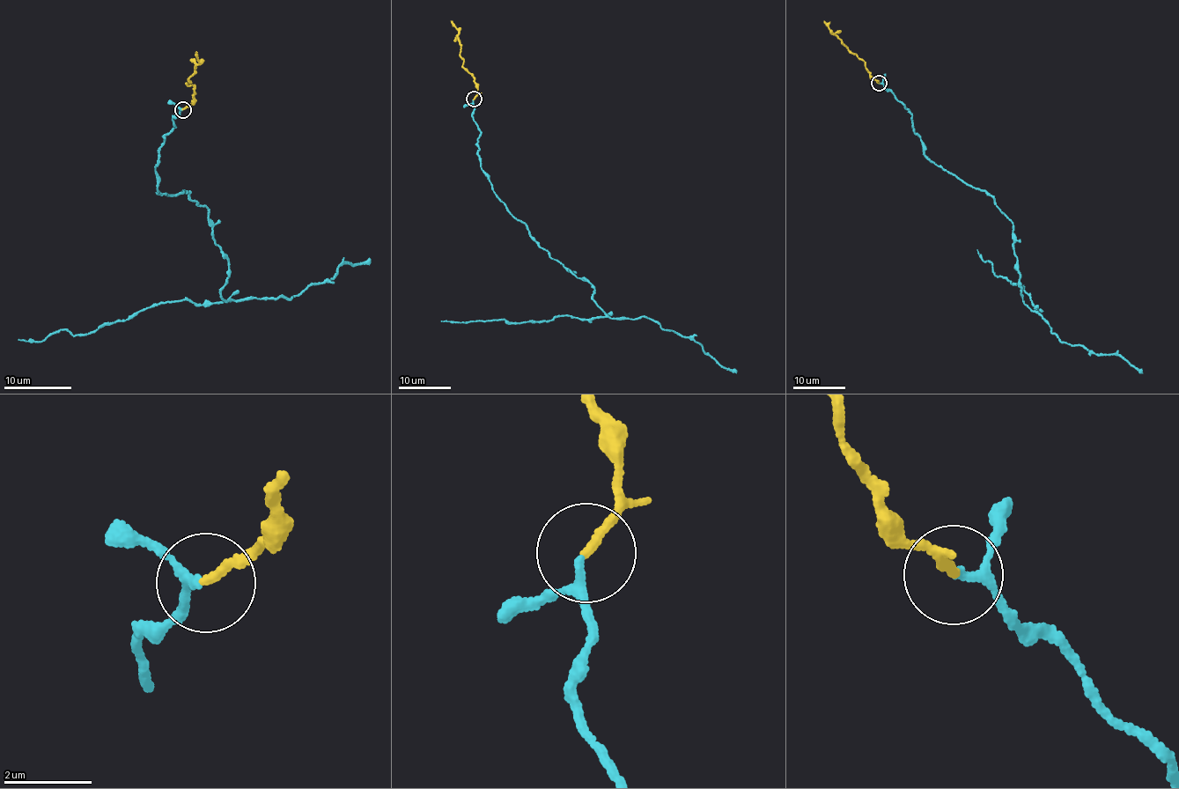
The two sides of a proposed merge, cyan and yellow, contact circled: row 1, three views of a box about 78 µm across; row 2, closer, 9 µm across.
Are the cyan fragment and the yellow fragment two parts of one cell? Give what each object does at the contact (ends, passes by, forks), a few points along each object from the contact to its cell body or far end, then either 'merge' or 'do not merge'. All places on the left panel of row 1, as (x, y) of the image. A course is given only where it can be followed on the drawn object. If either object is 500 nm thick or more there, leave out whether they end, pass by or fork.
cyan passes by; yellow ends there; cyan runs (182, 111), (158, 151), (157, 193), (207, 208), (228, 300), (18, 338); yellow runs (182, 109), (193, 102), (194, 87), (187, 84), (198, 62), (195, 54); merge

